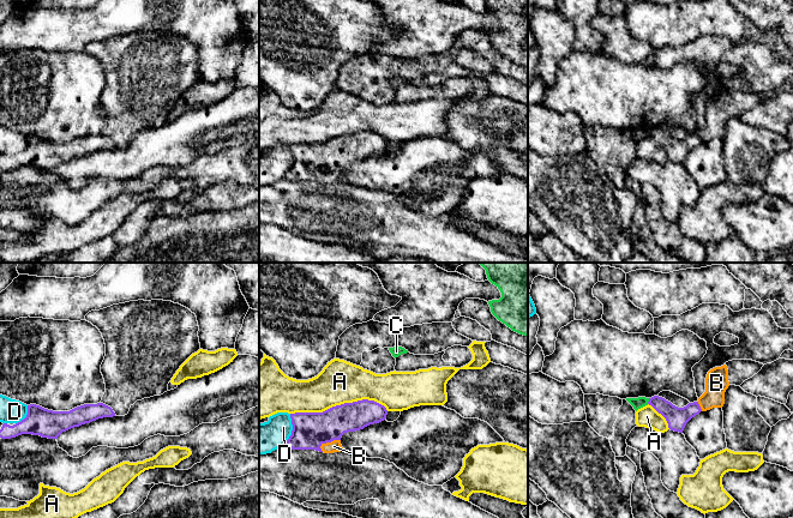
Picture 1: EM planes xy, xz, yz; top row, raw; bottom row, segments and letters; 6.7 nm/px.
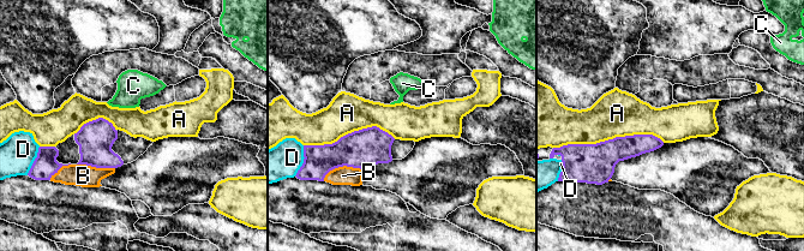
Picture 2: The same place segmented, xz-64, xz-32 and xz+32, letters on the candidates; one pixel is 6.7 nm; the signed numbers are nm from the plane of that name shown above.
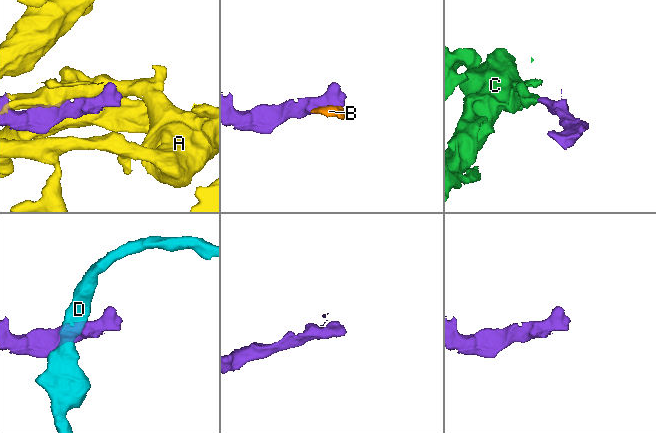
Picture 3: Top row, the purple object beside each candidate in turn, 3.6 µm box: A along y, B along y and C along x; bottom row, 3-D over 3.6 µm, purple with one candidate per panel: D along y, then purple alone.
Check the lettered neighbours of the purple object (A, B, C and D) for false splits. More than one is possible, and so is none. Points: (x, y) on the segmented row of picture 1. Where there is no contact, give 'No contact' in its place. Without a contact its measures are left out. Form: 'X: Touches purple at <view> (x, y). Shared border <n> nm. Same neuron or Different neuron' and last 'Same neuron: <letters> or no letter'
A: Touches purple at xz (338, 405). Shared border 650 nm. Different neuron
B: Touches purple at xz (329, 441). Shared border 160 nm. Same neuron
C: Touches purple at yz (649, 401). Shared border 40 nm. Different neuron
D: Touches purple at xz (292, 431). Shared border 220 nm. Different neuron
Same neuron: B

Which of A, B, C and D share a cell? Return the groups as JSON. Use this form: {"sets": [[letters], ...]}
{"sets": [["A"], ["B"], ["C"], ["D"]]}

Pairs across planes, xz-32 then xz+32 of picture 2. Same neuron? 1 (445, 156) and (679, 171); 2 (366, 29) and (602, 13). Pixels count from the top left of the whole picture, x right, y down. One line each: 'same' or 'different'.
1: same
2: same

